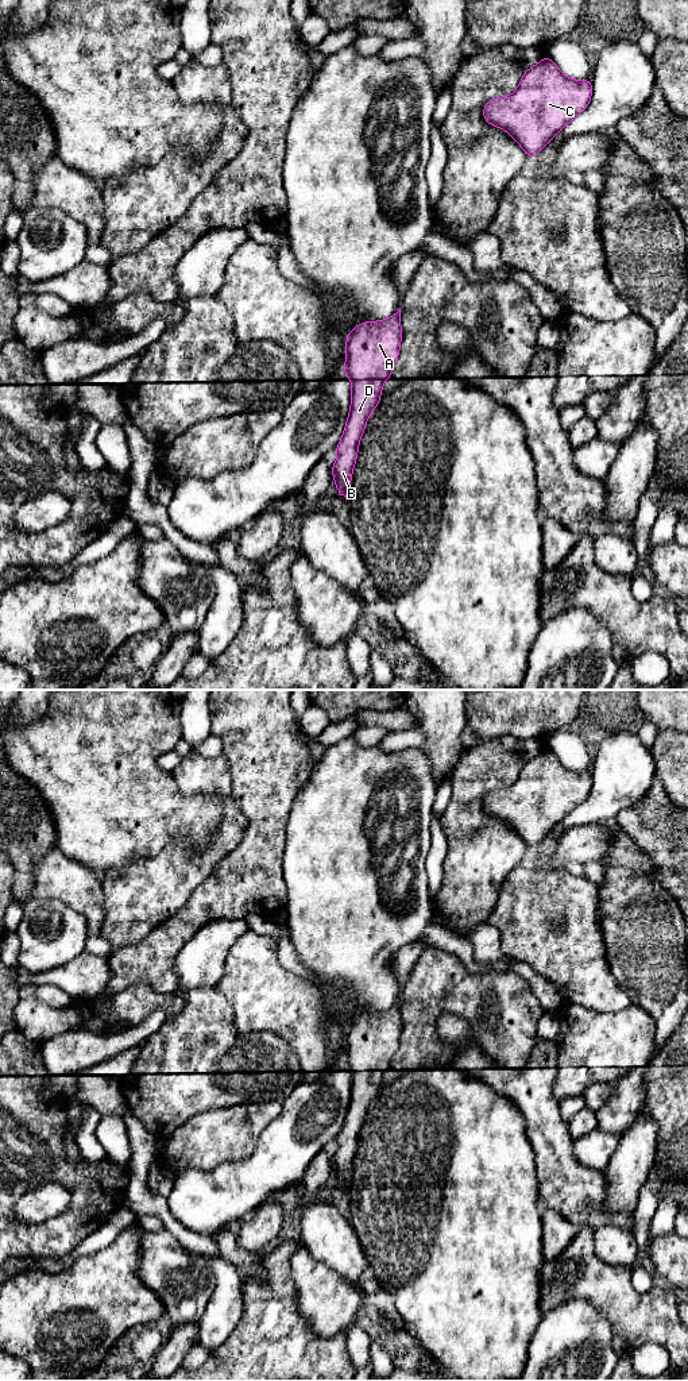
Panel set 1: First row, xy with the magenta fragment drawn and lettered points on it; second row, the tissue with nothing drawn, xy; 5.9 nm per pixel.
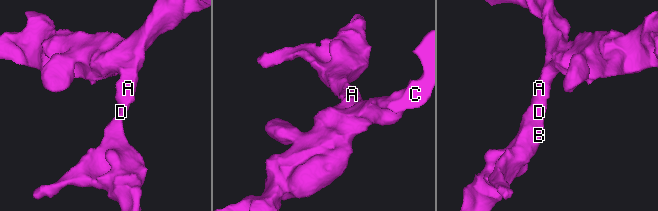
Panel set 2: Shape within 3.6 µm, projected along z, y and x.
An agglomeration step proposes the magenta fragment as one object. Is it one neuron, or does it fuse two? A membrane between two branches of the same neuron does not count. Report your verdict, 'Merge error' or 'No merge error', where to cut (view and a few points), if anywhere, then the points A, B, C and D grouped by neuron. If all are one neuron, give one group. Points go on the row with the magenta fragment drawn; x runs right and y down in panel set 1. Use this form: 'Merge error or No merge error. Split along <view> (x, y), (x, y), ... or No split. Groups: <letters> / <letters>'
No merge error. No split. Groups: A B C D

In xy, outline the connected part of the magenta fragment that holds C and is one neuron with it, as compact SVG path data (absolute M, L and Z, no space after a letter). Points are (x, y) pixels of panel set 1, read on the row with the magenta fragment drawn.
M546 55L527 69L514 93L487 101L484 120L503 128L534 158L590 104L591 80L571 80Z

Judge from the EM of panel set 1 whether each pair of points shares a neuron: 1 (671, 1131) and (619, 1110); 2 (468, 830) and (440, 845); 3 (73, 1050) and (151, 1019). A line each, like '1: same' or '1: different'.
1: same
2: different
3: same

